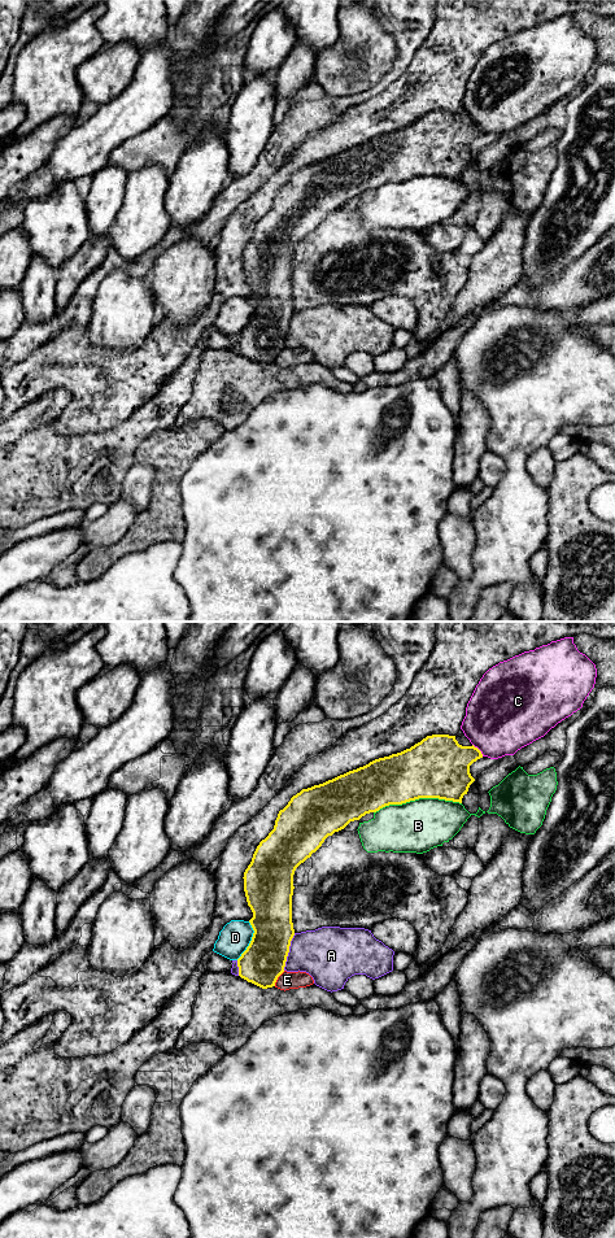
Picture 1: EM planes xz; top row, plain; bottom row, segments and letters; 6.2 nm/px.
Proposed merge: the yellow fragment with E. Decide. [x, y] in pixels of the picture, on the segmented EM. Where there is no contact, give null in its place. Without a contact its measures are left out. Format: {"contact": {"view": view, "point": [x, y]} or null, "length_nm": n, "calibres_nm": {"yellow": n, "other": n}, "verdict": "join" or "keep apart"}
{"contact": {"view": "xz", "point": [277, 979]}, "length_nm": 120, "calibres_nm": {"yellow": 260, "other": 110}, "verdict": "keep apart"}

